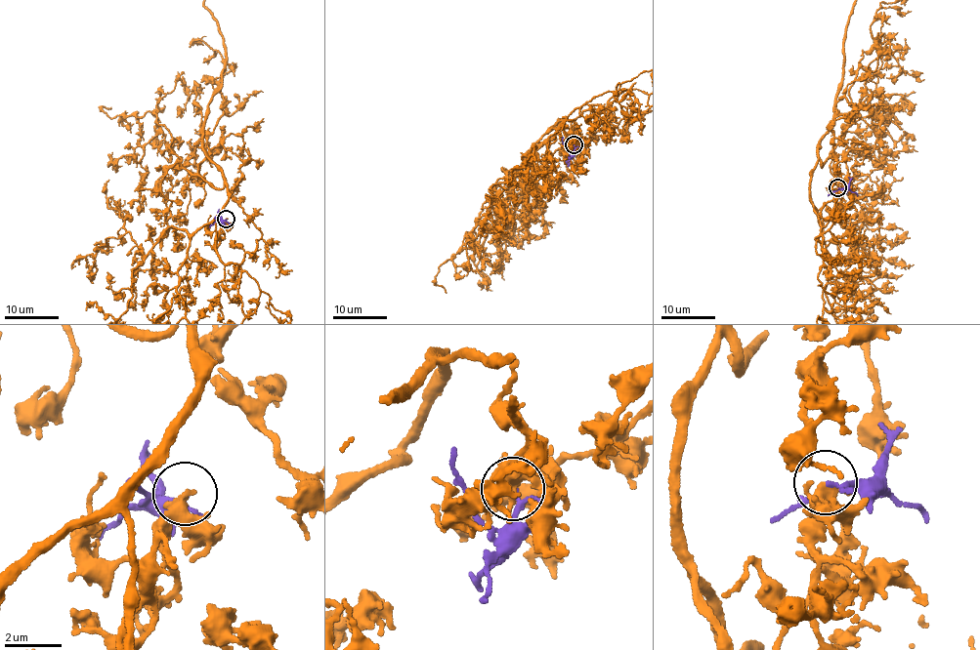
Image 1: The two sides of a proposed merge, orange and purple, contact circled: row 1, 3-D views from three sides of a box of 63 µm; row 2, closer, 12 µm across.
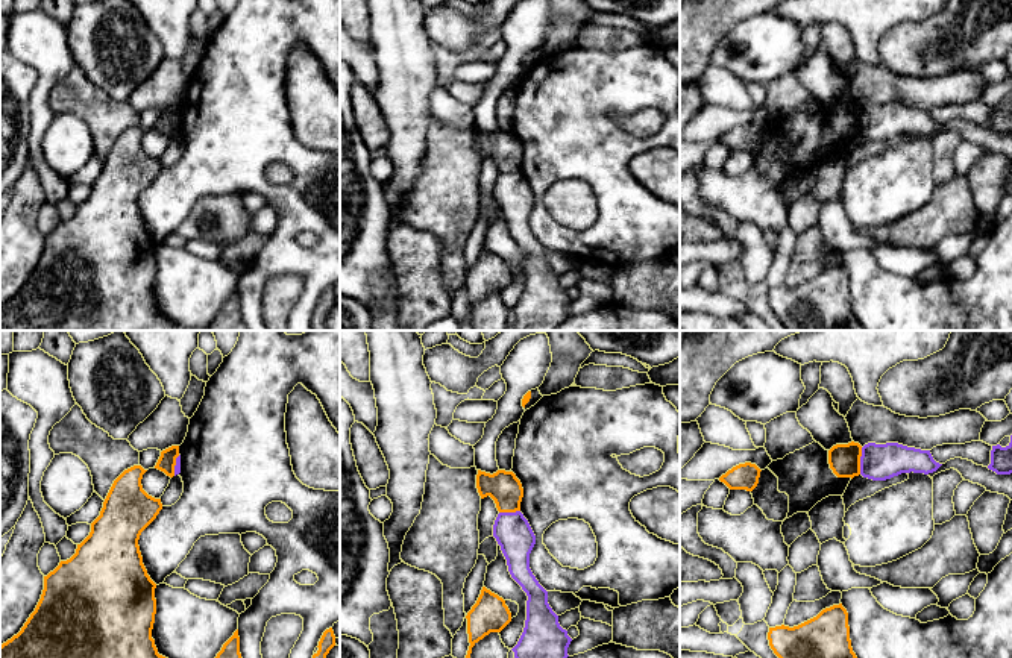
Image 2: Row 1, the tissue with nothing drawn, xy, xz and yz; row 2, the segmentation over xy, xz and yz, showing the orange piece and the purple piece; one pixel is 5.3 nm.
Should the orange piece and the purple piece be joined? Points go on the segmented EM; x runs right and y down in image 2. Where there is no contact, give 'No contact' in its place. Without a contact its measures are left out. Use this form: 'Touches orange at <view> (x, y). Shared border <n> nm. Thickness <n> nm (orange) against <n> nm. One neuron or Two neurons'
Touches orange at yz (859, 461). Shared border 140 nm. Thickness 170 nm (orange) against 190 nm. Two neurons

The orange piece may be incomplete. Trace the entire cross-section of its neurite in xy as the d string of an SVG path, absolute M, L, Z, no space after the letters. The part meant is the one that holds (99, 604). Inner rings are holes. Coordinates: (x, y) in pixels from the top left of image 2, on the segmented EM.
M134 465L112 484L90 535L76 553L44 576L41 599L21 631L0 646L0 658L165 658L158 653L152 629L156 614L156 584L143 564L138 540L162 509L161 499L149 496L141 485L144 470Z

